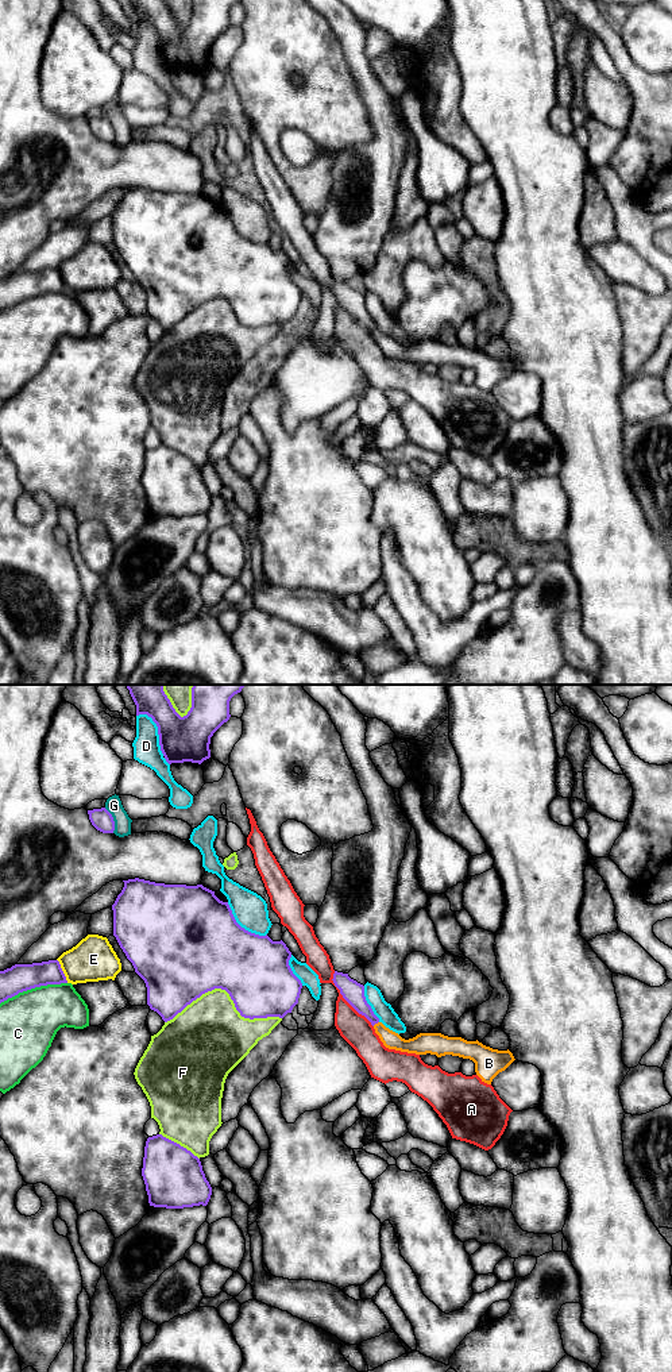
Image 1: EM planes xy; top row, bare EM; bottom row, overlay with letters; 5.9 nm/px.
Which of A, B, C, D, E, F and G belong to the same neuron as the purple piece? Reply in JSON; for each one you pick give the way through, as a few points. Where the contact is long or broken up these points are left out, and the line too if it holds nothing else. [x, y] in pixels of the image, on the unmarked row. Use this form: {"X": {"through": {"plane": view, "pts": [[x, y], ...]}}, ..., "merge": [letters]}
{"B": {"through": {"plane": "xy", "pts": [[352, 300], [358, 311], [375, 331], [392, 349]]}}, "merge": ["B"]}

